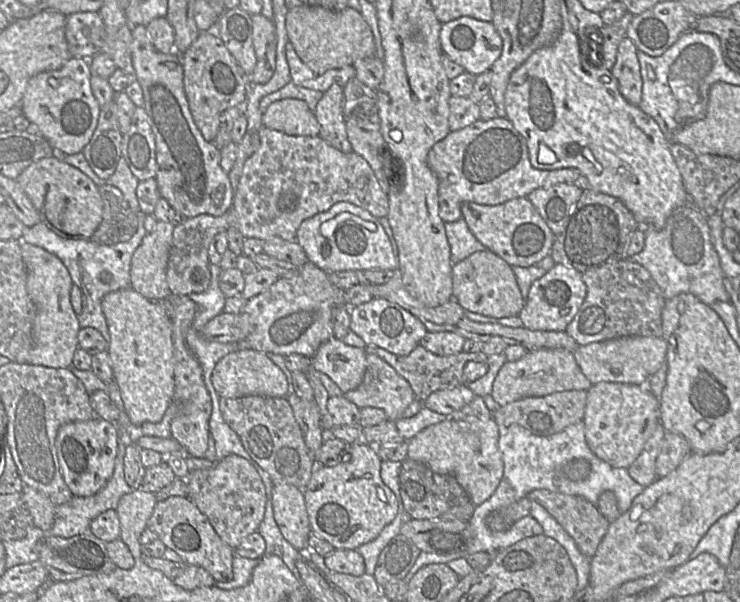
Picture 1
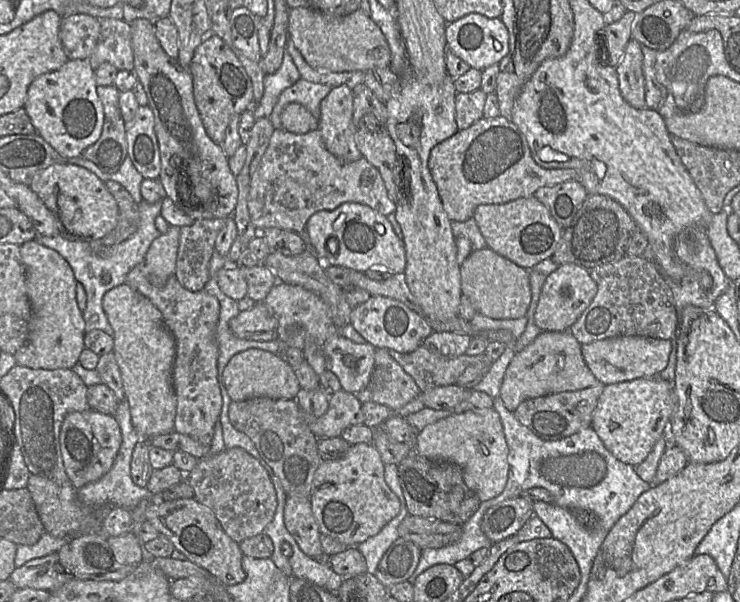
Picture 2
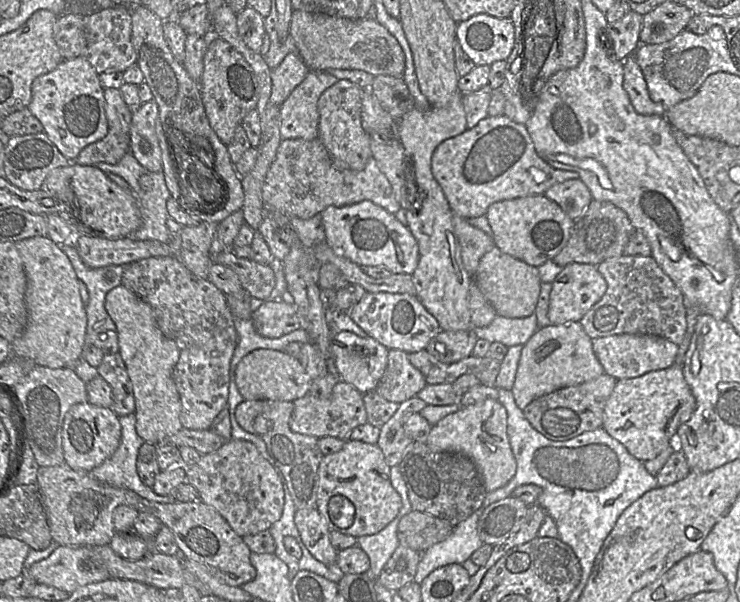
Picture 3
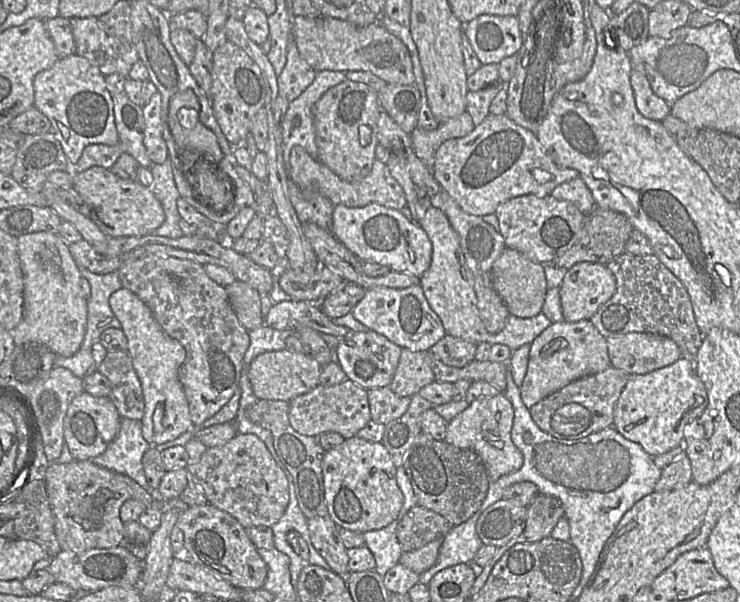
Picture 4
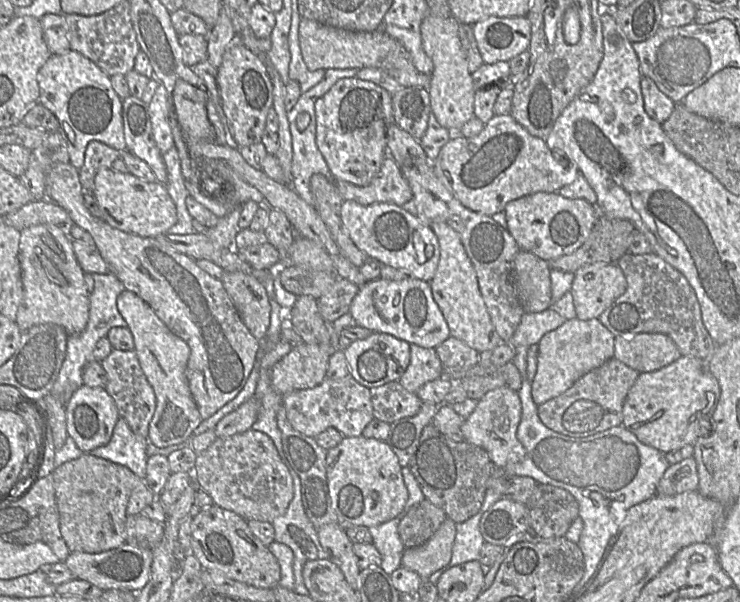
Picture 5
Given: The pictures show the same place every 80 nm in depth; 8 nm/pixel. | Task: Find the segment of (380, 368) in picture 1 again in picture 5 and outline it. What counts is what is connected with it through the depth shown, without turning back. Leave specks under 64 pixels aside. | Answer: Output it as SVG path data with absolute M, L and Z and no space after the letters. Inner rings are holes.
M410 344L410 362L399 383L409 392L416 393L427 382L443 377L444 366L435 348Z

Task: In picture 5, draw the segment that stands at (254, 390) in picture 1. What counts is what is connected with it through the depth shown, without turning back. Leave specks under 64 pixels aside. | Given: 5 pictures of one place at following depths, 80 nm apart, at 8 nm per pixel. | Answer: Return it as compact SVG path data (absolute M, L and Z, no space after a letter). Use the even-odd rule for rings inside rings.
M331 338L330 343L321 343L321 344L308 344L302 342L301 344L292 348L283 358L281 358L271 369L271 386L272 388L279 393L280 395L284 396L292 391L295 390L302 390L313 388L320 384L324 378L326 377L326 372L328 368L328 362L330 356L333 354L335 349L331 345Z

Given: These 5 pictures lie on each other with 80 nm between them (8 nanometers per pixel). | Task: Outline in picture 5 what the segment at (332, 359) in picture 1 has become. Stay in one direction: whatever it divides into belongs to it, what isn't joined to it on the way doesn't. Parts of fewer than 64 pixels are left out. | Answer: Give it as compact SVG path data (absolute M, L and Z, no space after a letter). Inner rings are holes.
M373 332L365 339L353 341L343 350L350 368L350 375L368 388L398 381L410 362L410 344L390 334Z

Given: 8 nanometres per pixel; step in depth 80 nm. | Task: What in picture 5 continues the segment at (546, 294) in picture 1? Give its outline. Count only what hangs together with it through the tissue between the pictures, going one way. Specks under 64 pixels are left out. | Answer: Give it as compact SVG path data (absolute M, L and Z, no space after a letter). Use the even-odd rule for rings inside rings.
M593 263L574 273L570 289L576 318L598 318L627 288L623 271L617 263Z

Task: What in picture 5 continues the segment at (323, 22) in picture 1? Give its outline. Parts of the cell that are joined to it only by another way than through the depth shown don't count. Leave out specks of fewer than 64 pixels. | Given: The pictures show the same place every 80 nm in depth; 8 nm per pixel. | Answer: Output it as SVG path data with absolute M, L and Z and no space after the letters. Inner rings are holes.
M301 18L298 36L303 61L310 71L378 68L403 87L427 89L430 83L430 75L418 72L404 47L383 30L369 32L344 30Z

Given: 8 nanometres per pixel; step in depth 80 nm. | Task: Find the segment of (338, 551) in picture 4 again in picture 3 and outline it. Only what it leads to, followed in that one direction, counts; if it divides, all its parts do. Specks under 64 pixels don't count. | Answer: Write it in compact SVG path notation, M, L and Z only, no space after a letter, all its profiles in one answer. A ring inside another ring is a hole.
M316 508L297 509L294 516L302 543L319 561L334 566L338 550L331 544L330 529Z

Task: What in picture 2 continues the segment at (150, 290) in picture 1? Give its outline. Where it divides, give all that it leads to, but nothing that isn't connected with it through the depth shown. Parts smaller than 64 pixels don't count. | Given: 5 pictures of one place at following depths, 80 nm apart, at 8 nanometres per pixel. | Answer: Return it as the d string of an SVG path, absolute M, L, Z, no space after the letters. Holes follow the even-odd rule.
M172 226L155 238L149 246L143 265L146 276L155 286L163 286L174 275L179 246L180 227Z

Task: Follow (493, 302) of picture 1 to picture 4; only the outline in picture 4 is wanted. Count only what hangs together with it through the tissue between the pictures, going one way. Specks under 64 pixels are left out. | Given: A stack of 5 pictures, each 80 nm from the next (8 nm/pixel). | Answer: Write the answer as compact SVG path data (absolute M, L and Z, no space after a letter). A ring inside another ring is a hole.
M505 248L491 270L492 285L503 300L510 315L531 318L542 311L547 292L544 265L534 262L517 250Z

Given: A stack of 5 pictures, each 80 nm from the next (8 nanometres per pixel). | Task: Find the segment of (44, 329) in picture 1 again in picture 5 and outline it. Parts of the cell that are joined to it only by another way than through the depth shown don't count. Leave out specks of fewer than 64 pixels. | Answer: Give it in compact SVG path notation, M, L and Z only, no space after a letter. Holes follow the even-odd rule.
M51 224L29 226L21 231L19 263L23 297L16 324L26 331L40 324L62 326L68 336L82 332L89 318L89 297L84 275L72 248L72 240L59 227Z

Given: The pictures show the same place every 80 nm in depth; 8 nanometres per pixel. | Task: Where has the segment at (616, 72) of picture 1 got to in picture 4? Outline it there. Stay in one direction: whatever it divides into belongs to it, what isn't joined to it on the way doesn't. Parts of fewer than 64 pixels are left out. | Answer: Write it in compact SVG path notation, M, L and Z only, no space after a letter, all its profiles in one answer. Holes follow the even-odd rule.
M633 69L630 74L630 83L636 107L644 117L662 121L670 114L671 105L655 95L643 73Z

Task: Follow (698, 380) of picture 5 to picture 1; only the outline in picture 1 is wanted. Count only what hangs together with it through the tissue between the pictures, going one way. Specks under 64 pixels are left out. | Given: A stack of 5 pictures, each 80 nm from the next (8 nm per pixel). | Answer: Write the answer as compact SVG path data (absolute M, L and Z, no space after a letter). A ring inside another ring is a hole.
M603 382L587 391L582 422L590 450L615 468L628 468L639 456L659 421L659 398L646 385Z

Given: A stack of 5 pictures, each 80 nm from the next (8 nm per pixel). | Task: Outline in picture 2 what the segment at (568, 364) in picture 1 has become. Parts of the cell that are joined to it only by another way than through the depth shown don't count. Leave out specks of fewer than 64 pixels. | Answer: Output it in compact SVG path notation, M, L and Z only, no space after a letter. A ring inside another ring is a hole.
M569 330L542 331L523 350L515 354L504 374L499 396L505 407L513 412L525 400L560 392L581 390L592 387L597 383L599 383L598 380L590 371L583 358L582 344L578 342Z

